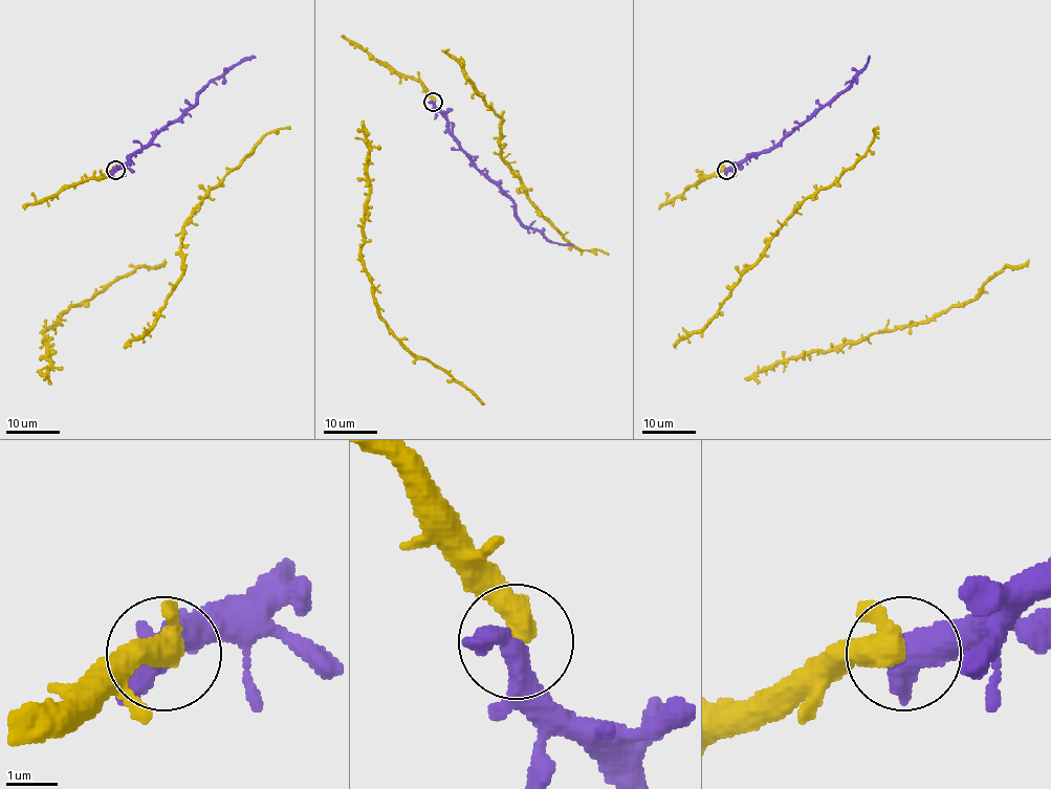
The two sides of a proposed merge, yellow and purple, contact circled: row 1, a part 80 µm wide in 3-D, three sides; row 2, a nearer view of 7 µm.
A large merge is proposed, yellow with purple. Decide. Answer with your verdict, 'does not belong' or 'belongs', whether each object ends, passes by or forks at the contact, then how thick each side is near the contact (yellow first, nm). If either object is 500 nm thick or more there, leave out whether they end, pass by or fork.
belongs | 380/700 nm

